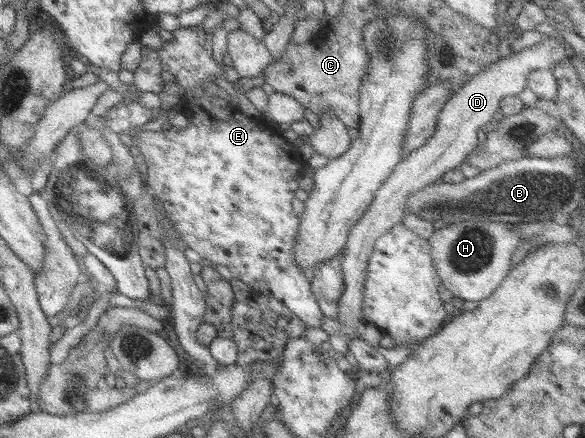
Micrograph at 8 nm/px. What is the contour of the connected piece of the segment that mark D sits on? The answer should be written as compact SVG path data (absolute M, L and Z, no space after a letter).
M550 34L535 45L521 51L510 53L483 68L467 80L441 107L437 113L433 133L425 143L401 159L384 179L375 193L367 210L357 219L347 235L346 245L341 255L341 278L343 287L337 300L336 321L339 321L341 333L329 335L324 348L344 356L349 350L347 344L354 339L353 332L360 331L363 284L365 283L366 265L373 249L373 243L387 233L393 225L403 218L403 205L409 193L415 193L428 184L440 179L443 173L458 168L460 163L472 152L477 144L477 129L489 128L496 121L498 103L502 97L517 95L526 87L526 77L536 69L550 70L554 65L566 59L565 50L555 34Z

